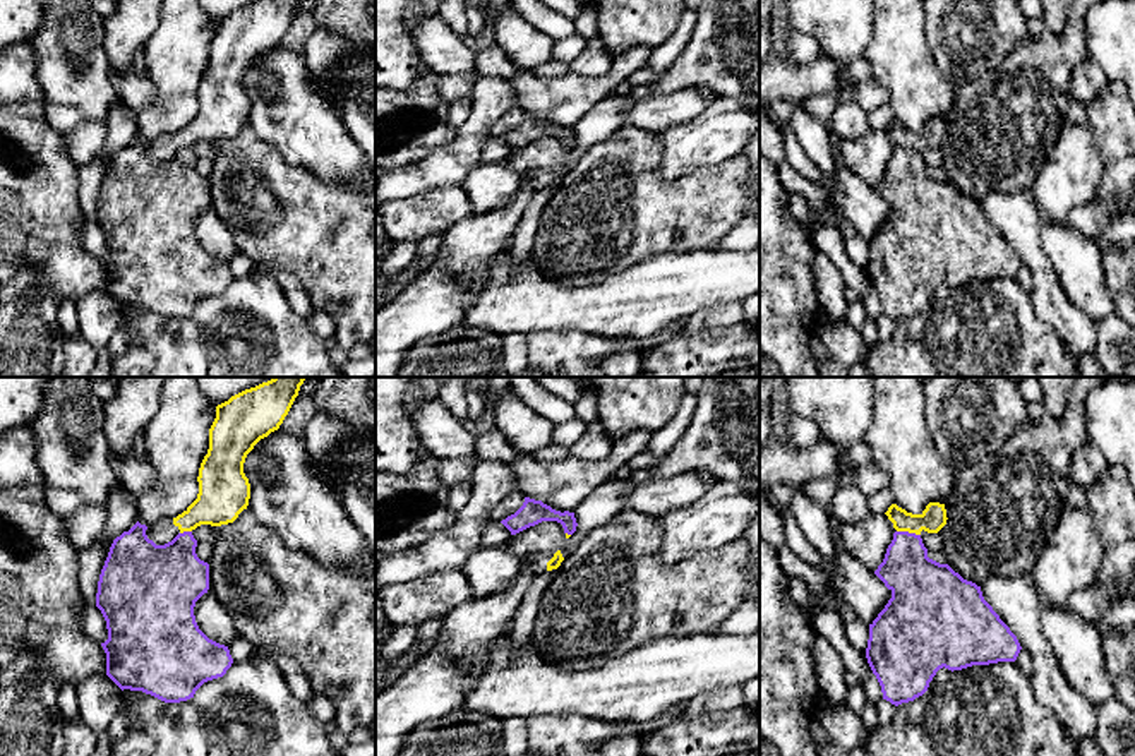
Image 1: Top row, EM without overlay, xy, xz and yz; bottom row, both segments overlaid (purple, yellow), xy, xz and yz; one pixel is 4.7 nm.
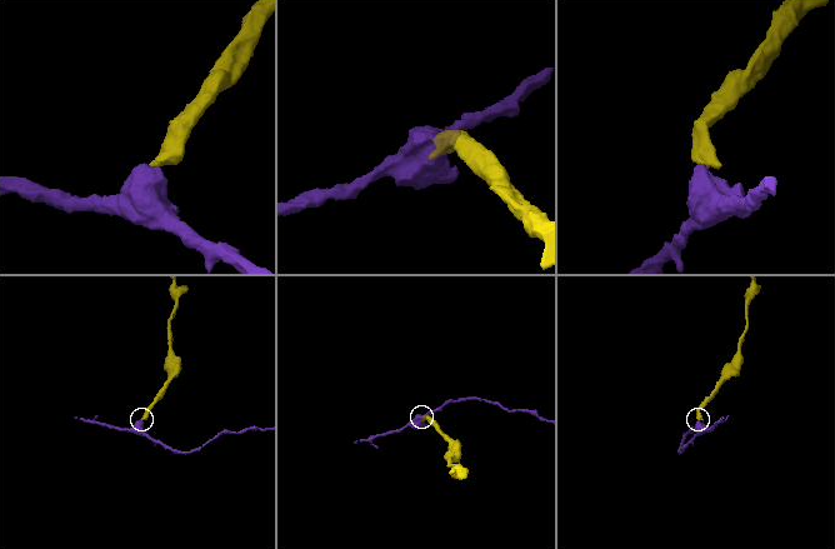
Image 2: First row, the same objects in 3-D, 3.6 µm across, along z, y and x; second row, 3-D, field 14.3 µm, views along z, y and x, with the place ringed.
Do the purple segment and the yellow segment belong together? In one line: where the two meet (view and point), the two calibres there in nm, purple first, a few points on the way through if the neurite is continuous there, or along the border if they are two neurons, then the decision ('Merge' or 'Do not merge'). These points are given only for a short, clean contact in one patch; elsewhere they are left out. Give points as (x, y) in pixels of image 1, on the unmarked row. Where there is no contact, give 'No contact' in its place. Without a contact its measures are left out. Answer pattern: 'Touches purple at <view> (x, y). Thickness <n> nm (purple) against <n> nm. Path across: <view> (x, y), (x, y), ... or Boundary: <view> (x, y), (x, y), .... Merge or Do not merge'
Touches purple at yz (907, 148). Thickness 260 nm (purple) against 120 nm. Boundary: yz (897, 146), (919, 151). Do not merge

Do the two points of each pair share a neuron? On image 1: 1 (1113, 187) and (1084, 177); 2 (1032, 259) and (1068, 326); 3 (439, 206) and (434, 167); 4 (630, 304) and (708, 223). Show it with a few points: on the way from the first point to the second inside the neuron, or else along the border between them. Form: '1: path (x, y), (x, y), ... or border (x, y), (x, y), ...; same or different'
1: border (1106, 165), (1092, 199); different
2: path (1043, 276), (1046, 295), (1055, 309); same
3: border (458, 184), (398, 198); different
4: border (710, 247), (655, 252), (642, 261); different

